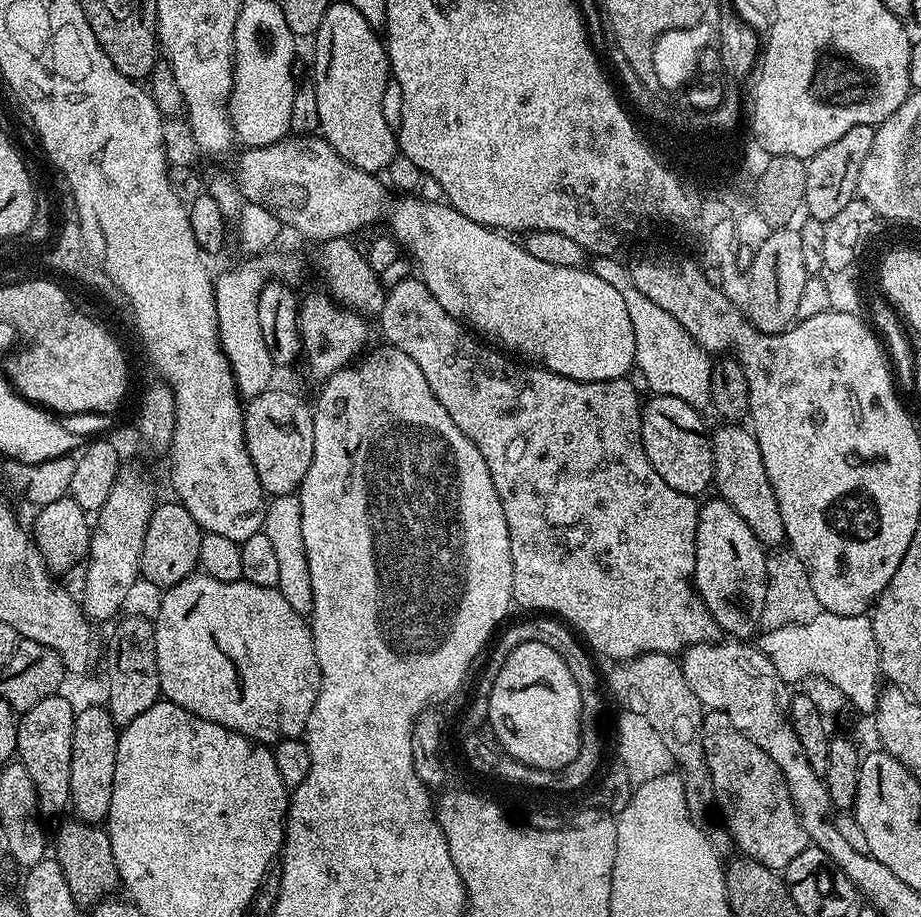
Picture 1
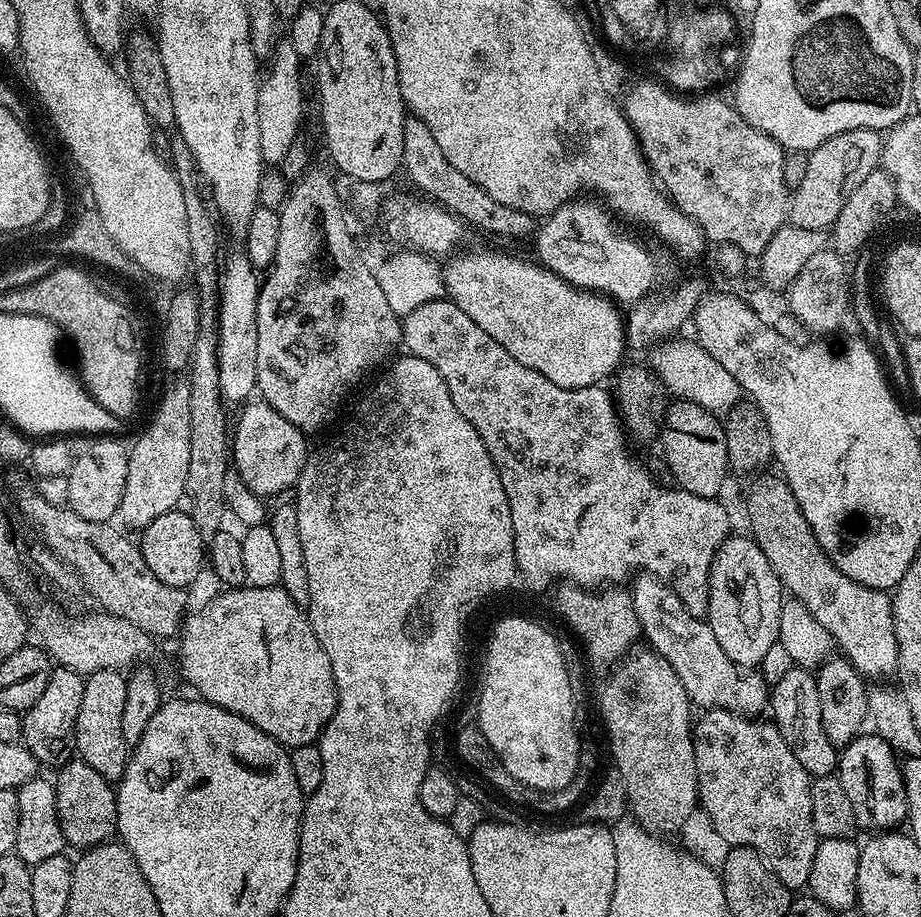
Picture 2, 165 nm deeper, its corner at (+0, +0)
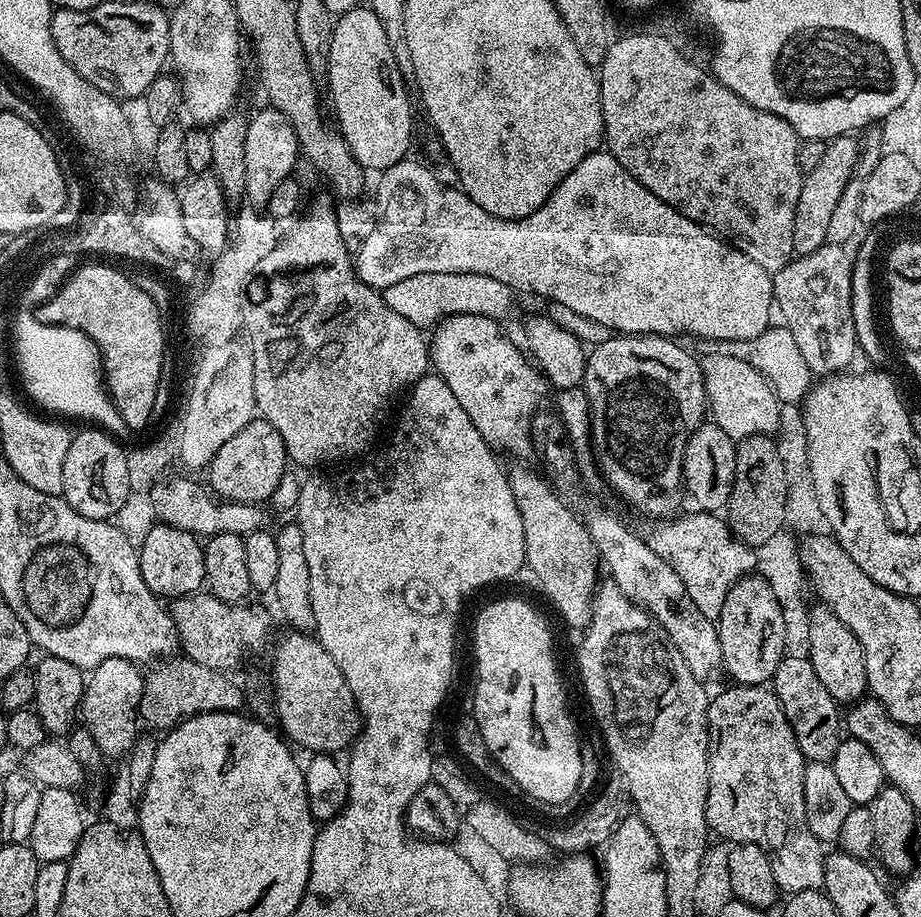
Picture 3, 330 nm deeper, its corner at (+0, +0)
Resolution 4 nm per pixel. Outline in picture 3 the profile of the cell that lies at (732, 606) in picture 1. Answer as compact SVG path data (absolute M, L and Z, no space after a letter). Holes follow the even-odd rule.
M759 574L742 577L730 590L730 594L726 594L718 631L724 655L723 671L728 671L736 684L767 685L785 657L786 626L782 622L782 606L778 606L774 590L770 590L770 586Z

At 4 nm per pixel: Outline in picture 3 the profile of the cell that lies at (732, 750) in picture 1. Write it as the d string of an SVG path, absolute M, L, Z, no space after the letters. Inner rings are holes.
M736 684L725 692L713 695L708 702L708 793L706 794L706 822L713 833L732 844L753 844L758 846L770 858L770 866L774 870L774 882L781 893L805 892L806 890L820 890L824 887L824 857L825 845L814 834L810 834L810 826L806 822L806 810L802 798L802 778L806 763L802 750L794 738L794 730L790 730L790 722L778 702L771 687L762 684Z

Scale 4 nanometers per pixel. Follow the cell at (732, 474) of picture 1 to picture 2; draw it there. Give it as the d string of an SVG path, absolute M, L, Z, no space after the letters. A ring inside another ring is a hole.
M768 474L757 475L756 485L746 492L750 535L762 554L766 554L766 562L770 562L774 574L778 574L785 593L802 602L802 606L818 618L818 623L832 635L835 647L861 676L872 682L883 681L880 680L883 676L895 677L898 642L894 634L891 595L846 578L846 574L830 562L822 546L818 546L818 538L814 538L814 530L810 522L806 522L806 514L802 514L802 506L798 506L798 498L794 498L788 483L779 475L764 475Z

